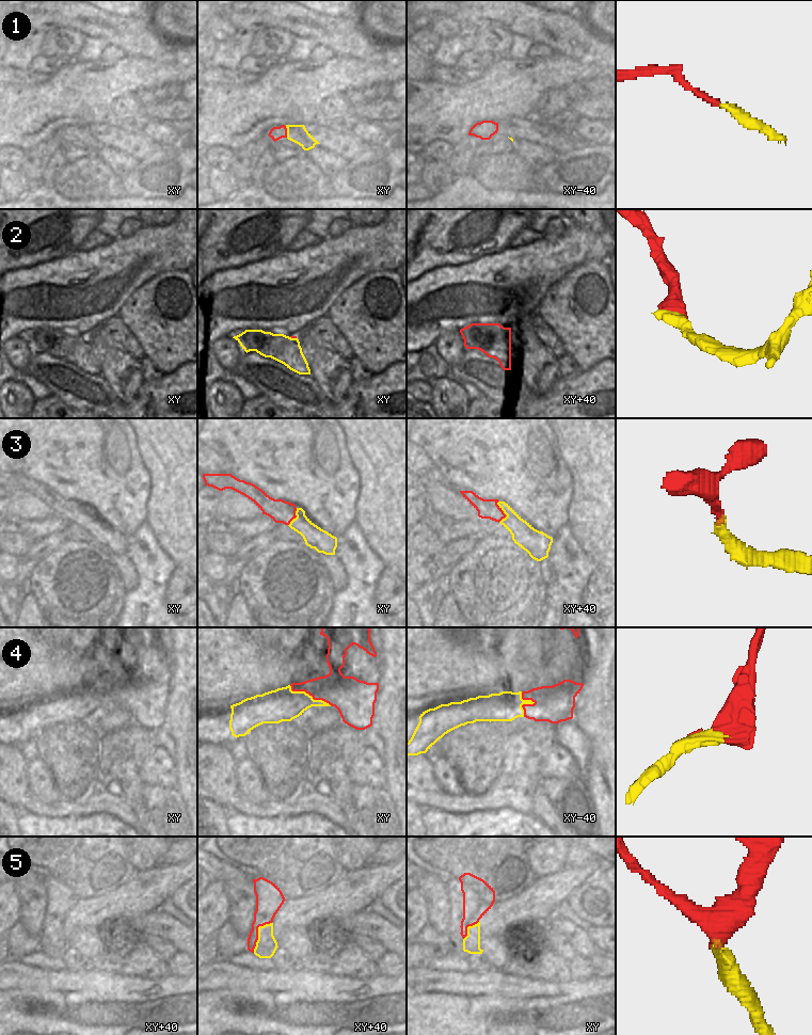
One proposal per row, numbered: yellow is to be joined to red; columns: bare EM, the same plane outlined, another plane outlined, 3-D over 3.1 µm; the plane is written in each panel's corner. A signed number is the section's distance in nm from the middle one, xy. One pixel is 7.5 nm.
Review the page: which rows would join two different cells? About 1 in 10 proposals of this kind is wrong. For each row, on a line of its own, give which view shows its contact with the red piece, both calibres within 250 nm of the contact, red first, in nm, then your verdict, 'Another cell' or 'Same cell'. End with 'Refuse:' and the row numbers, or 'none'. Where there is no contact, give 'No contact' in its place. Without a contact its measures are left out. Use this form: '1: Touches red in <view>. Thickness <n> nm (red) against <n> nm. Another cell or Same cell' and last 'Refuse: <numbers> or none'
1: Touches red in xy. Thickness 100 nm (red) against 140 nm. Same cell
2: Touches red in xy. Thickness 20 nm (red) against 200 nm. Same cell
3: Touches red in xy+40. Thickness 140 nm (red) against 170 nm. Same cell
4: Touches red in xy. Thickness 240 nm (red) against 260 nm. Same cell
5: Touches red in xy+40. Thickness 190 nm (red) against 160 nm. Same cell
Refuse: none.

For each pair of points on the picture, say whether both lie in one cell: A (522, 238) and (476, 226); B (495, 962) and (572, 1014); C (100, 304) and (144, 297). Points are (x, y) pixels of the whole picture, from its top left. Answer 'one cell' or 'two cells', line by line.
A: two cells
B: two cells
C: two cells

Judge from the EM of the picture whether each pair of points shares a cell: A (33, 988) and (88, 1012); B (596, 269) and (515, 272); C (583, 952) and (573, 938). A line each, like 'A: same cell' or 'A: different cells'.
A: same cell
B: different cells
C: same cell

